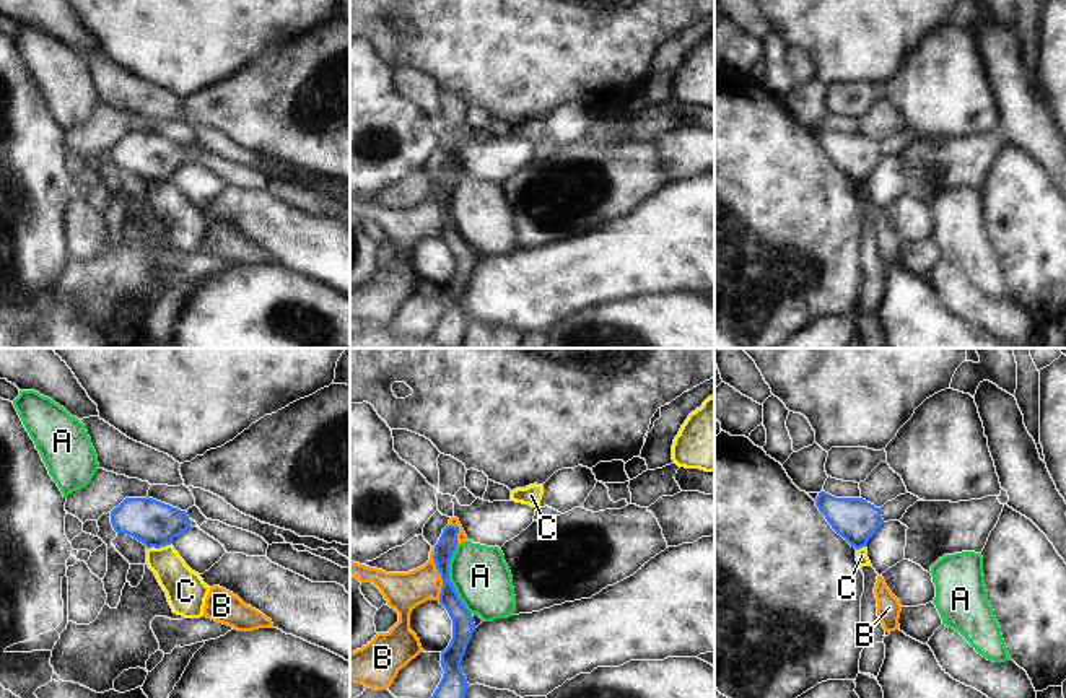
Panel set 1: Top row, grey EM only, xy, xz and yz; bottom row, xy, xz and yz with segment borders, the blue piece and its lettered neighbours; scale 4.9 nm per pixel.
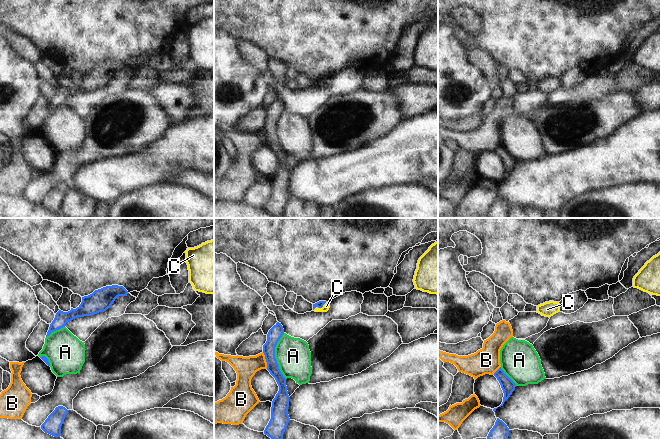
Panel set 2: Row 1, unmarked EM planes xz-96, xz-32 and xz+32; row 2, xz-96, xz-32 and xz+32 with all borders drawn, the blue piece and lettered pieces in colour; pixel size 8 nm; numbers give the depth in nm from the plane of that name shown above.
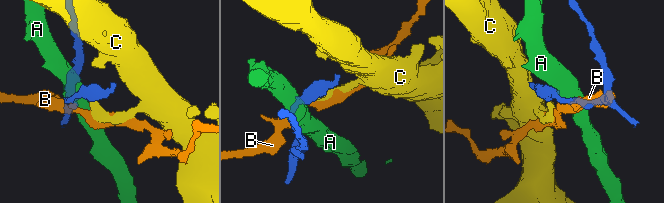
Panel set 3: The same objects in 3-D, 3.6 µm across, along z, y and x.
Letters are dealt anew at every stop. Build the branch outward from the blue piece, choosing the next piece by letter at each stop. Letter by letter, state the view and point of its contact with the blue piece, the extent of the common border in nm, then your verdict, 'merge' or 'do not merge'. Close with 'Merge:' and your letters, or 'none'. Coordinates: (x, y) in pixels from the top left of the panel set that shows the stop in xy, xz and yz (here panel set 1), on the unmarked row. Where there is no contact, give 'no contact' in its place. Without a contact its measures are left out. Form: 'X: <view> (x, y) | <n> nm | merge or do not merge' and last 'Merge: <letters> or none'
A: xz (448, 215) | 360 nm | do not merge
B: xz (440, 209) | 260 nm | do not merge
C: xy (158, 183) | 120 nm | do not merge
Merge: none

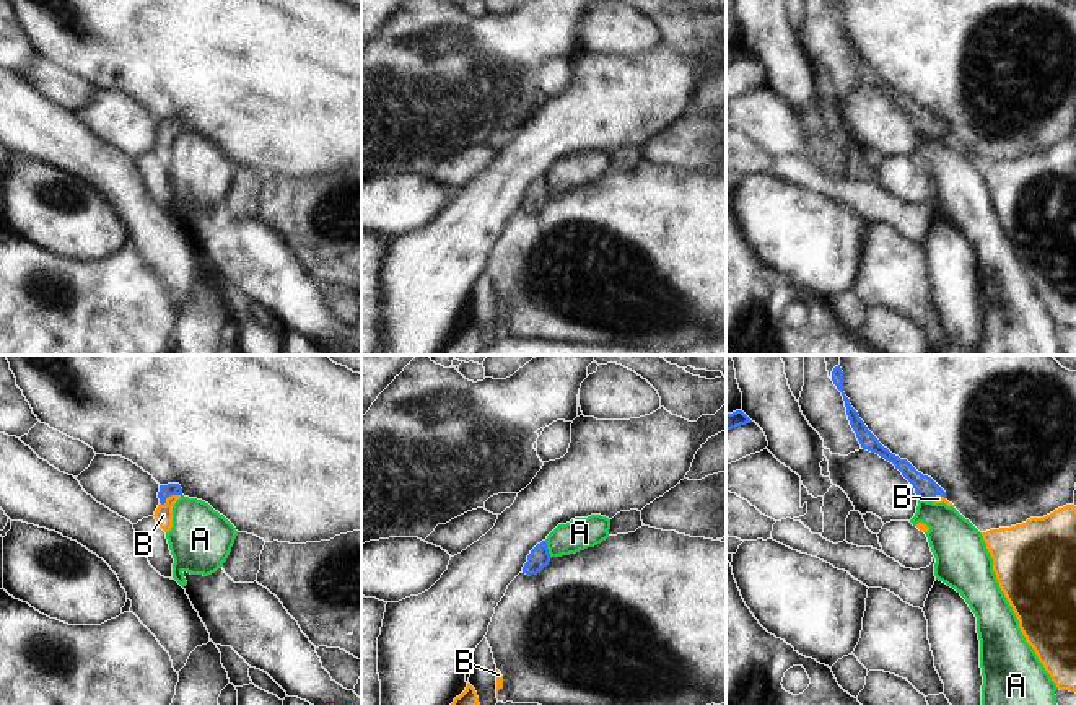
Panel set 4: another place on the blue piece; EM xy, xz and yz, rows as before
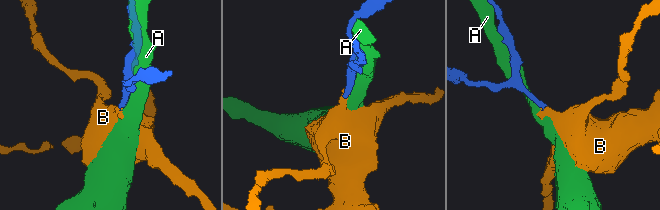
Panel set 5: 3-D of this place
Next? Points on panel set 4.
A: xz (547, 184) | 100 nm | do not merge
B: xy (170, 131) | 120 nm | merge
Merge: B

